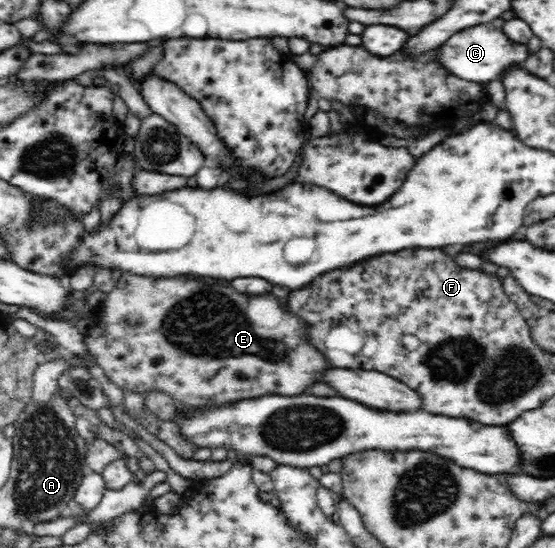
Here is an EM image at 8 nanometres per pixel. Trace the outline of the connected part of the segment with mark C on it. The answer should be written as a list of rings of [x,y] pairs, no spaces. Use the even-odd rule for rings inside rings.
[[[486,24],[453,33],[447,41],[442,42],[434,50],[434,59],[437,59],[437,63],[441,64],[441,67],[445,68],[446,71],[451,72],[458,79],[482,83],[483,85],[500,78],[500,74],[509,65],[517,61],[523,65],[523,61],[527,57],[529,57],[529,51],[525,45],[513,43],[502,29],[491,29]]]

